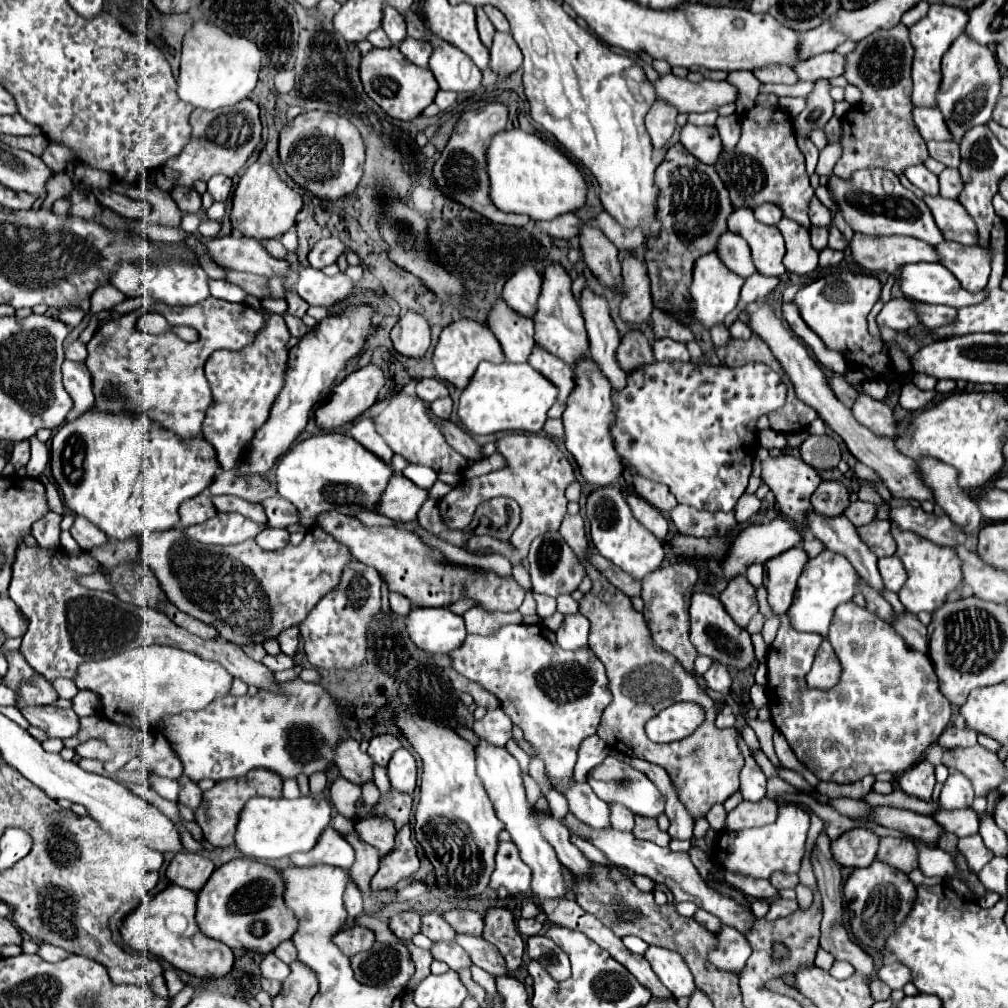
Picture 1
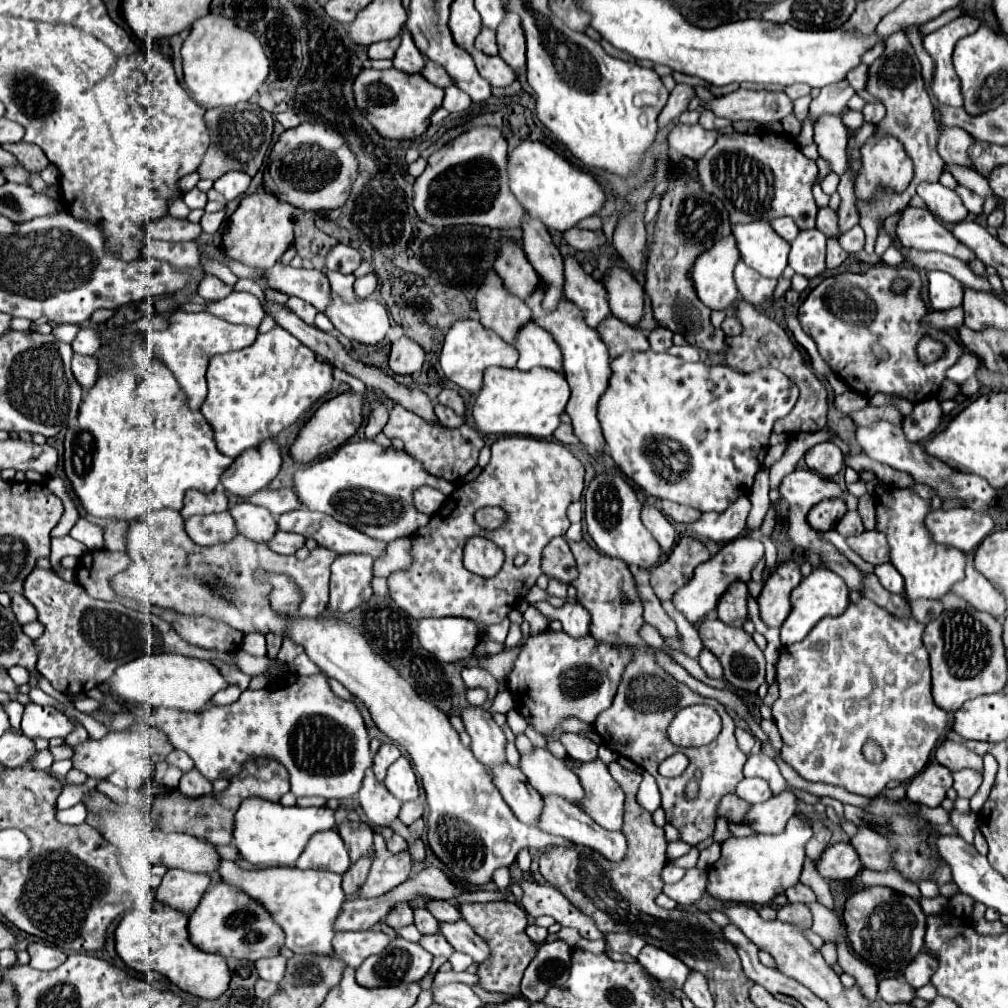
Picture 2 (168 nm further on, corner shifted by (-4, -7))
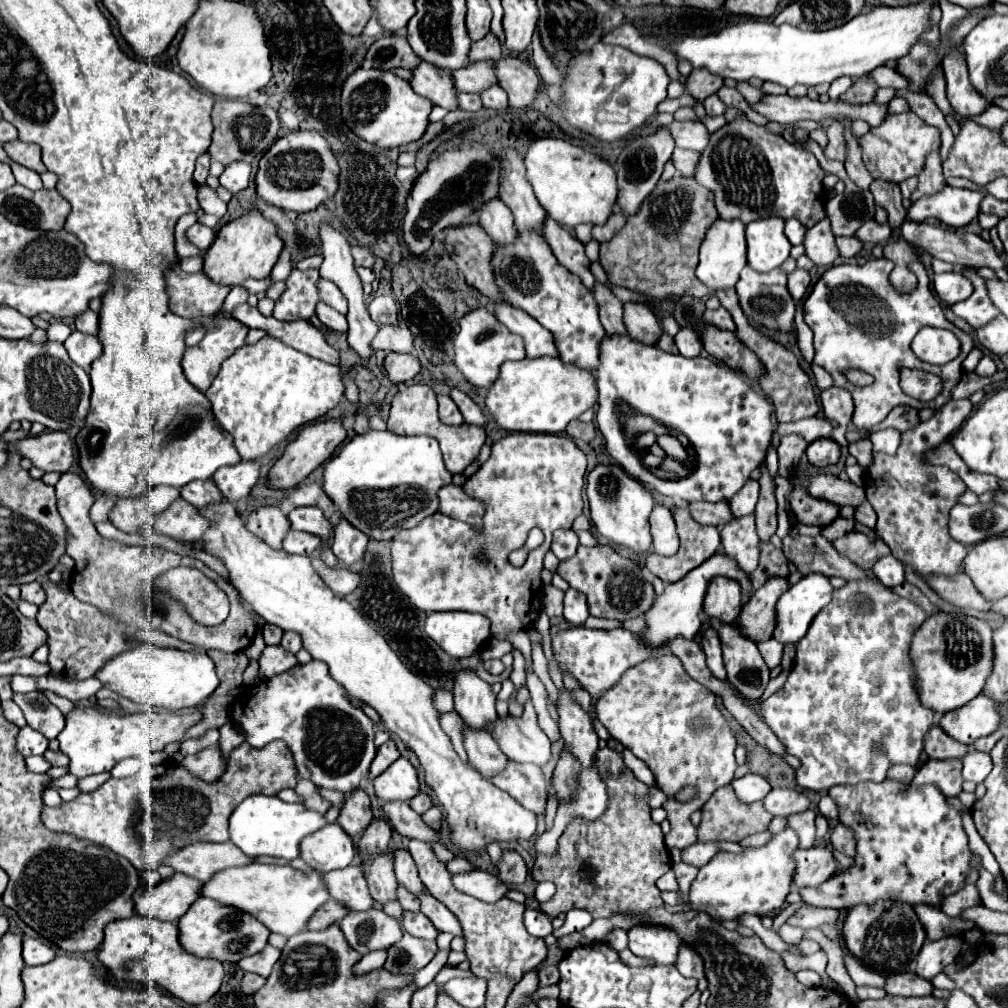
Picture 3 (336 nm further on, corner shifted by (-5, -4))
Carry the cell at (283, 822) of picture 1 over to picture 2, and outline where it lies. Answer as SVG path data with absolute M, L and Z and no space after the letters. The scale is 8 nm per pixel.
M249 797L241 803L235 815L233 843L239 853L255 867L271 865L295 865L297 857L303 853L307 841L317 831L327 831L335 827L335 817L329 807L283 807L259 797Z

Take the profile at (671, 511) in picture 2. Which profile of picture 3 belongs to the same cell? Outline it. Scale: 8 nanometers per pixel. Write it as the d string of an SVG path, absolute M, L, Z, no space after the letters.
M692 502L690 512L696 522L708 524L708 526L728 524L734 518L728 502Z

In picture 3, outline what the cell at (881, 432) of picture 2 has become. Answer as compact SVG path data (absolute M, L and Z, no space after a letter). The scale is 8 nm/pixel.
M886 428L886 430L880 430L880 432L872 432L870 440L874 444L874 450L894 454L900 446L900 432L894 430L894 428Z

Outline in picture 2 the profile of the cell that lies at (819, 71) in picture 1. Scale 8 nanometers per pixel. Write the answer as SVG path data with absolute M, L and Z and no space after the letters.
M859 65L855 67L855 71L849 71L847 73L847 79L845 79L855 91L861 91L865 87L865 81L867 81L867 65Z

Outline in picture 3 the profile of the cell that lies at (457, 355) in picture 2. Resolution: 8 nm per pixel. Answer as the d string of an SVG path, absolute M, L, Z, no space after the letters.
M476 308L460 320L460 332L454 340L454 350L454 362L458 370L466 376L468 382L472 382L478 388L492 388L498 370L506 360L526 358L524 342L520 340L520 336L508 332L508 328L504 328L504 324L500 324L488 308Z

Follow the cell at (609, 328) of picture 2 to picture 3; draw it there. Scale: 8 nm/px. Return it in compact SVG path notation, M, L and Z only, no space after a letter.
M596 282L592 292L594 292L594 298L598 302L600 322L606 330L606 334L626 334L626 326L622 322L624 304L612 294L612 290L608 286L604 286L600 282Z

